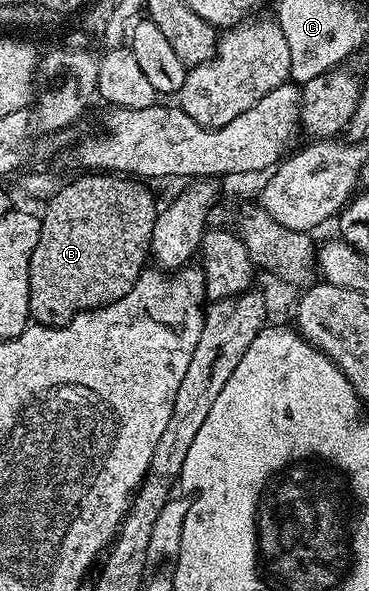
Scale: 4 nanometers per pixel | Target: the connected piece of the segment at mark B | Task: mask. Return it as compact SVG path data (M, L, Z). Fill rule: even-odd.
M100 170L81 175L85 176L70 184L62 183L44 205L45 212L40 213L39 242L35 242L29 263L29 314L36 323L47 328L56 328L81 312L89 312L92 308L101 308L123 298L123 294L127 294L141 273L146 271L145 259L148 261L151 256L149 243L155 230L159 204L141 185L144 183L125 174L106 174Z

